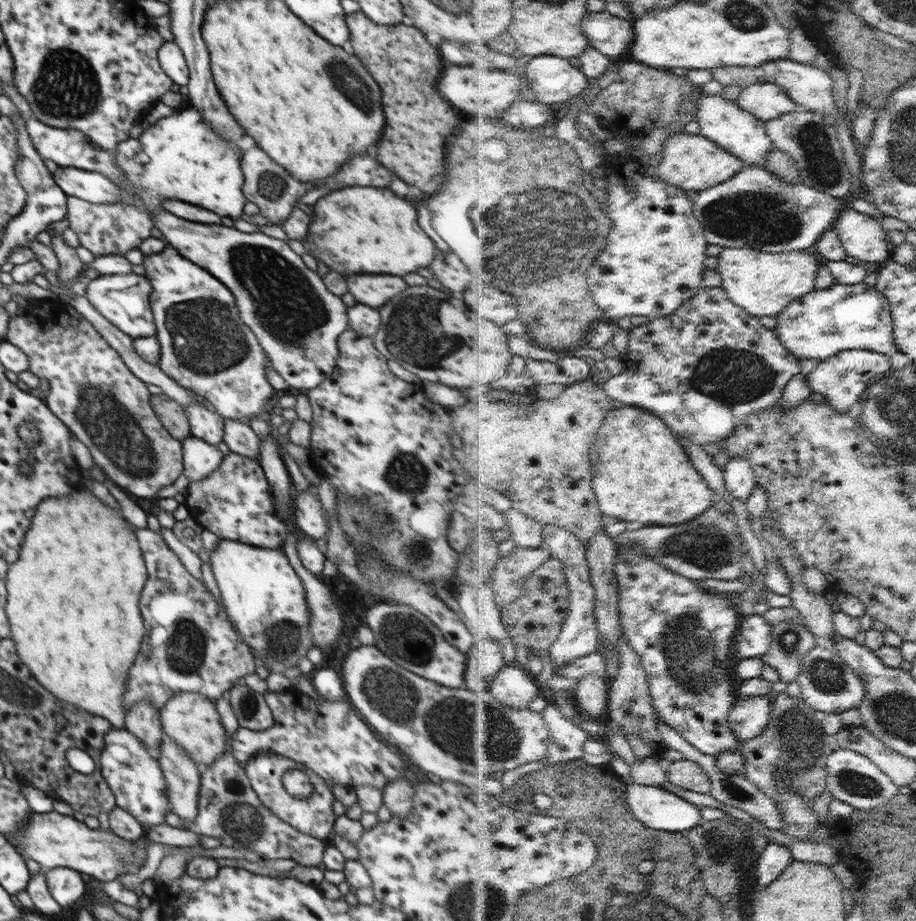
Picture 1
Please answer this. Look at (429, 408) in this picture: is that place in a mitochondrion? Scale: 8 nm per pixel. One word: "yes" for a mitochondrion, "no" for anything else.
no

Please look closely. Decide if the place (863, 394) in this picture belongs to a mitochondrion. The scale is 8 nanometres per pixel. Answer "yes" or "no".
yes

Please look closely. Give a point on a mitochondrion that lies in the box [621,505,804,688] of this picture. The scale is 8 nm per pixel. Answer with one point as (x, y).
(704, 544)

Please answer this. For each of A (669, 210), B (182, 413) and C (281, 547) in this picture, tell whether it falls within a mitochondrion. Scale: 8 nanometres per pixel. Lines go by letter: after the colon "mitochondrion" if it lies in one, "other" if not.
A: other
B: other
C: other

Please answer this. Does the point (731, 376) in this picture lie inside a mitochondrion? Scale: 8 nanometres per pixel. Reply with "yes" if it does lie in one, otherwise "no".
yes

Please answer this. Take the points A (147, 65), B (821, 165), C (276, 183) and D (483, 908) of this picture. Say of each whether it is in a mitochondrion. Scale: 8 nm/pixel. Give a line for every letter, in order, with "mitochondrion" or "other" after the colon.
A: other
B: mitochondrion
C: mitochondrion
D: mitochondrion

